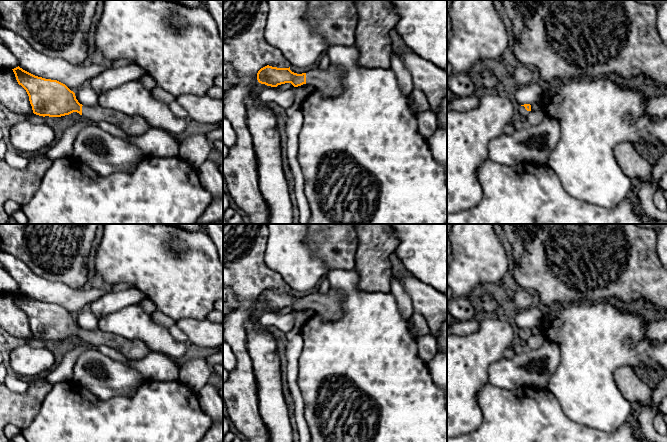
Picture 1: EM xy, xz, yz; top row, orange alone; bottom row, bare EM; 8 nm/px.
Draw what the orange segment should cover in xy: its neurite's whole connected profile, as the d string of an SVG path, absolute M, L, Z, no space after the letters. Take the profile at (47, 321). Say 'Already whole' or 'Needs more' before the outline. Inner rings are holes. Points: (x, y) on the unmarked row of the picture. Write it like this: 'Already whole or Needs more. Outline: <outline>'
Needs more. Outline: M19 290L12 294L18 308L26 314L33 337L36 339L61 341L77 336L91 347L112 347L129 361L141 360L151 352L142 340L129 340L99 329L89 331L80 328L75 317L57 304L35 300Z

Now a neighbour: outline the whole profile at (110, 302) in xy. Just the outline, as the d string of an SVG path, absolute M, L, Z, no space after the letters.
M131 287L119 292L106 292L89 305L89 309L99 319L130 305L137 305L146 296L137 288Z

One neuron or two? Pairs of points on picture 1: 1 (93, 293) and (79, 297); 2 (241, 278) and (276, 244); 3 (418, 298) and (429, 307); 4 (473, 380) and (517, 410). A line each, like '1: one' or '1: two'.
1: one
2: two
3: one
4: two

